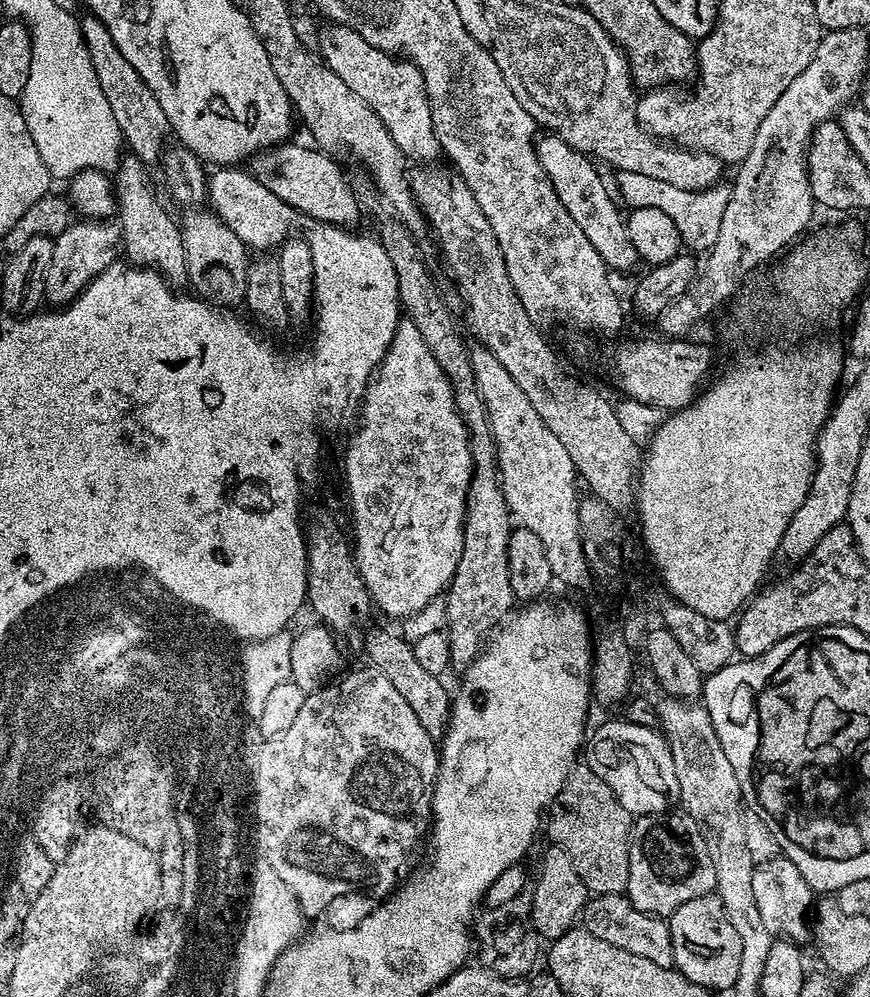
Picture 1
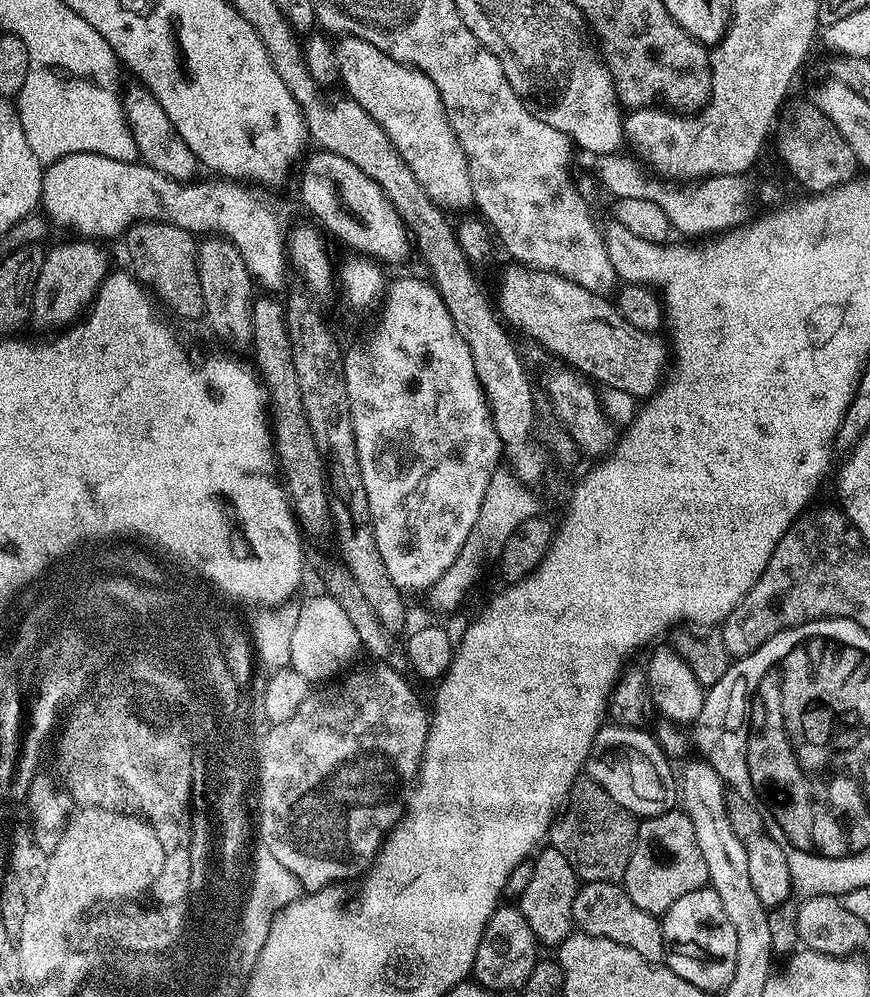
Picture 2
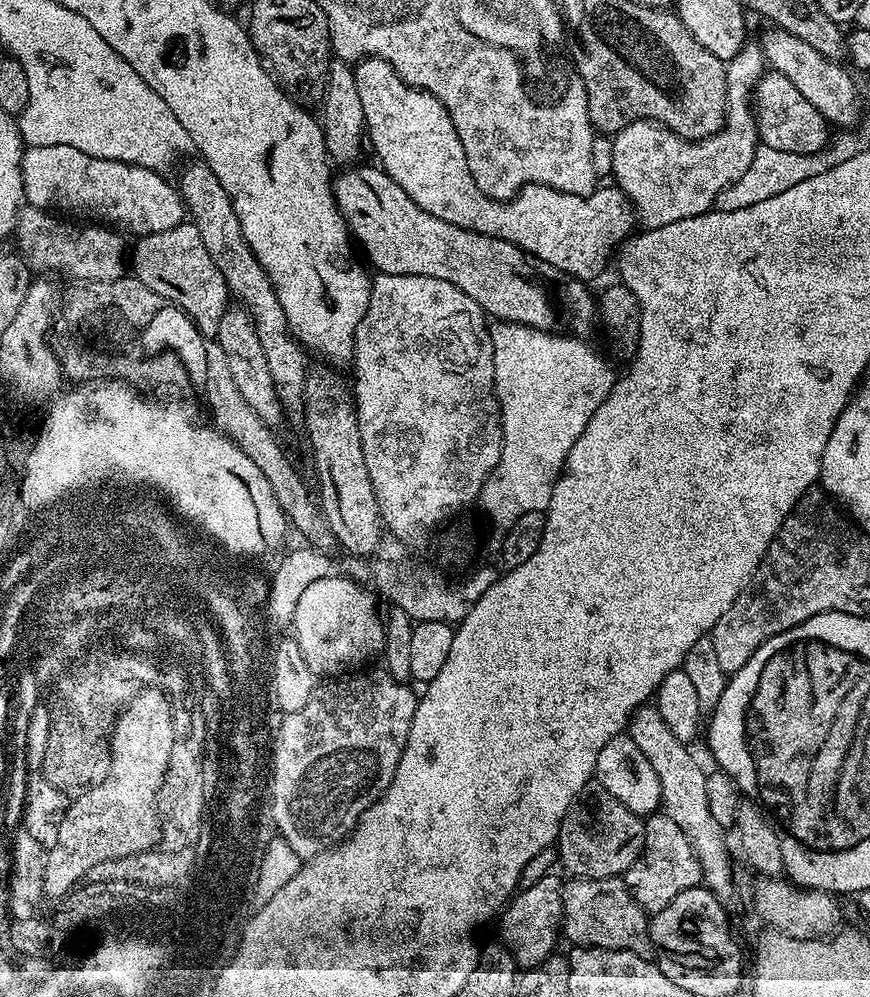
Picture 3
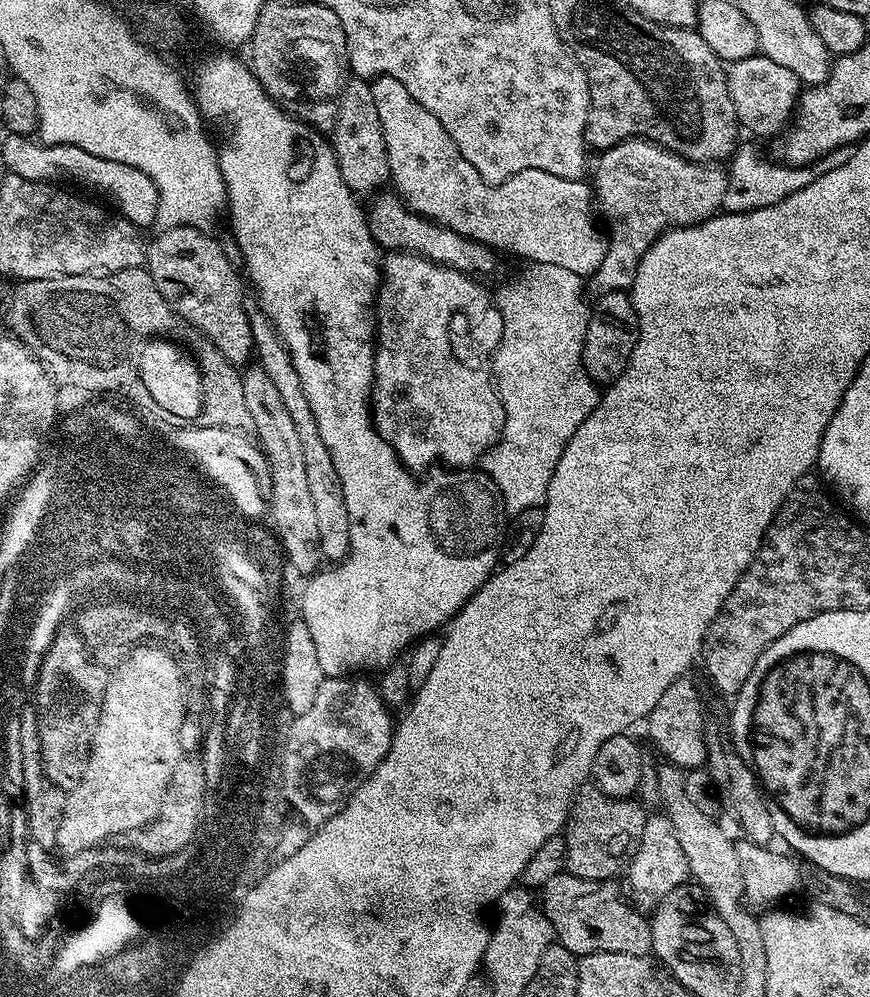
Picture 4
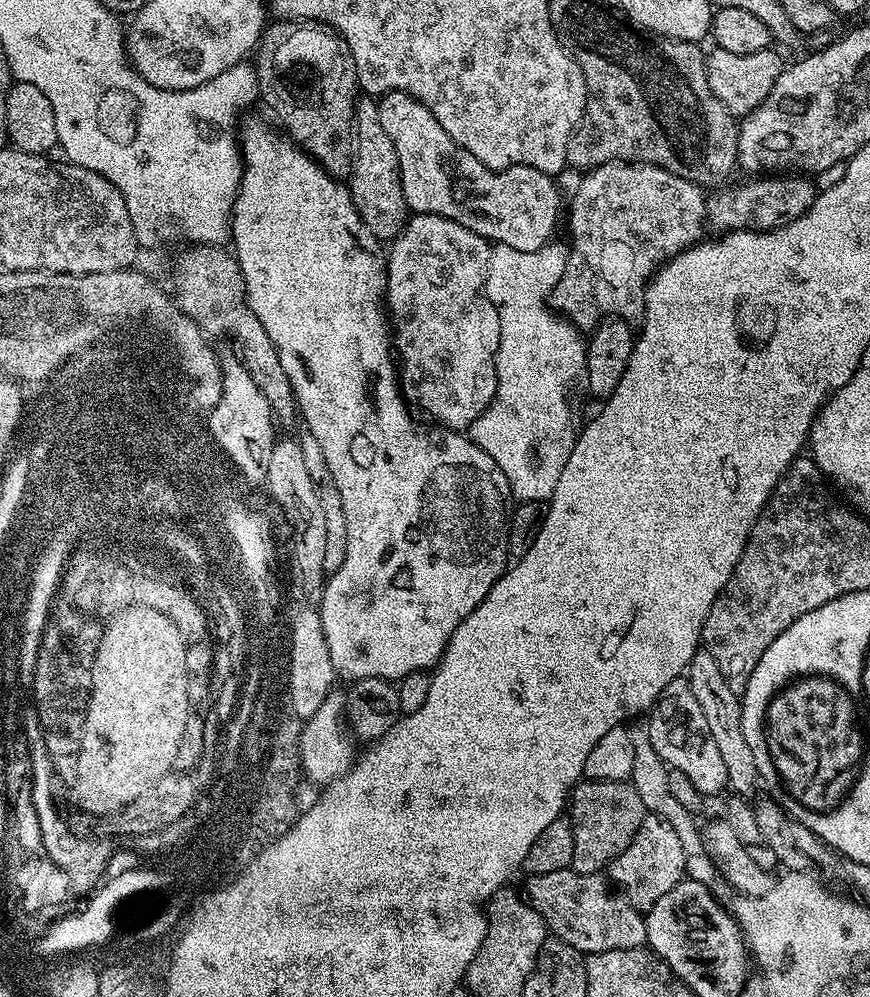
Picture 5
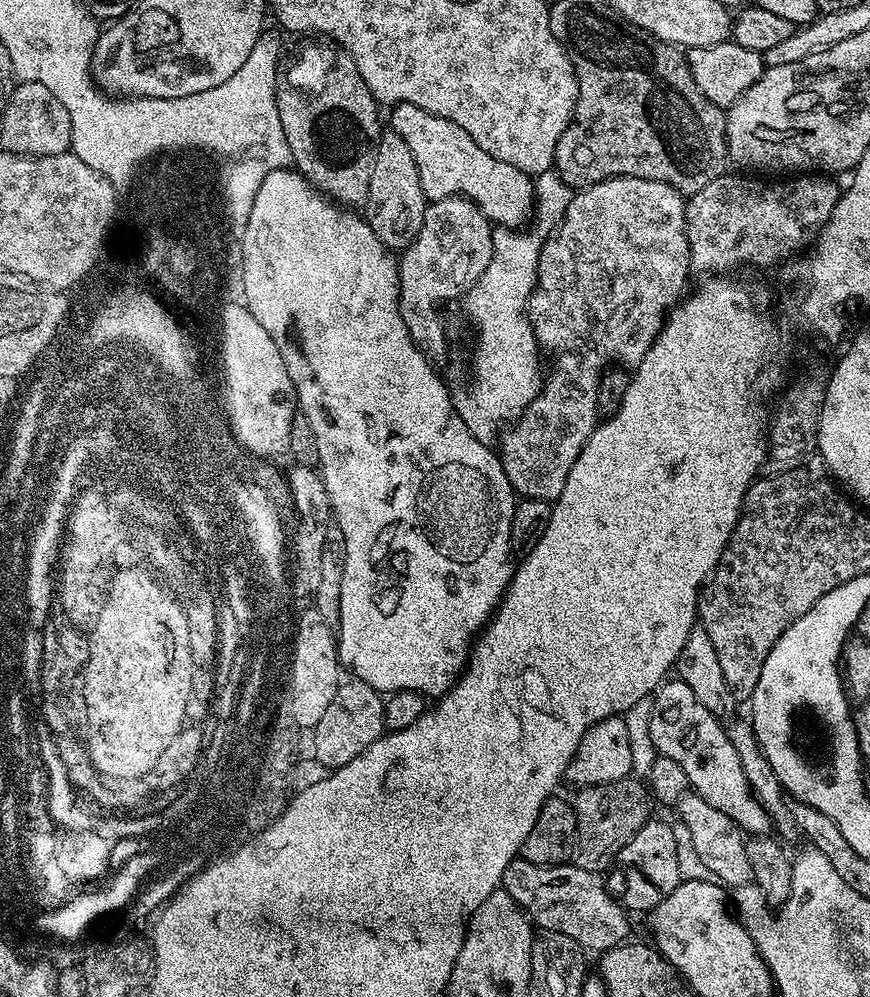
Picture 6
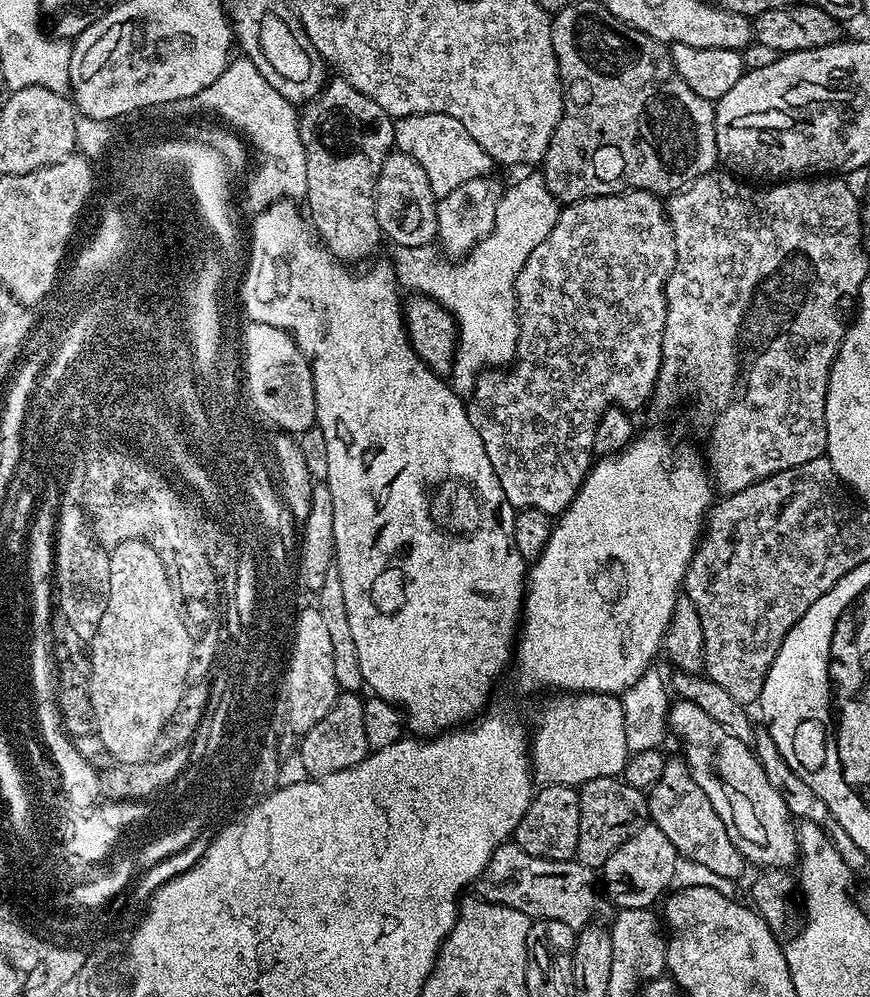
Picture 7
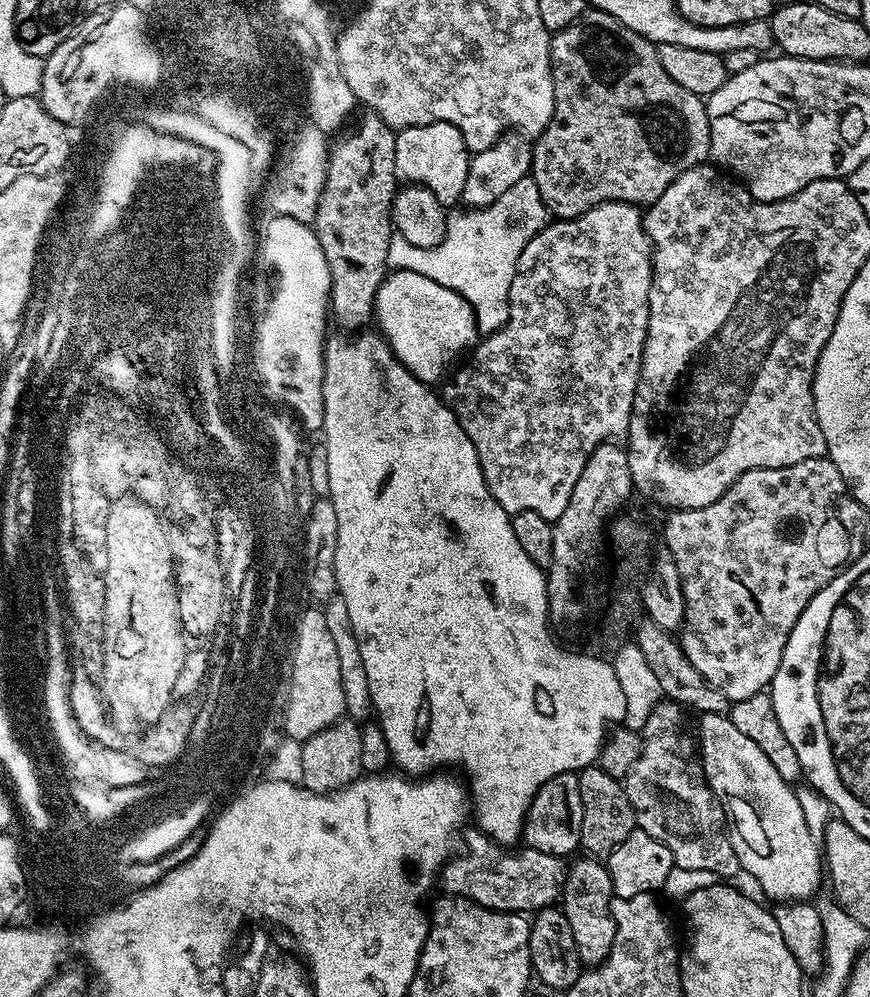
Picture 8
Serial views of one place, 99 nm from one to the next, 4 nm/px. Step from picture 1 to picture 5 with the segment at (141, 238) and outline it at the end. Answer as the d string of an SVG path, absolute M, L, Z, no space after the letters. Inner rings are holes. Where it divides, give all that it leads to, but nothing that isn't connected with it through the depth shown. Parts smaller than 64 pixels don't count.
M193 245L183 248L185 249L174 260L172 272L175 303L184 314L195 320L205 335L212 338L228 336L236 340L241 347L242 362L248 372L246 374L266 398L277 425L280 424L286 430L292 429L296 424L298 426L300 415L296 396L275 346L249 308L245 280L235 255L219 245Z

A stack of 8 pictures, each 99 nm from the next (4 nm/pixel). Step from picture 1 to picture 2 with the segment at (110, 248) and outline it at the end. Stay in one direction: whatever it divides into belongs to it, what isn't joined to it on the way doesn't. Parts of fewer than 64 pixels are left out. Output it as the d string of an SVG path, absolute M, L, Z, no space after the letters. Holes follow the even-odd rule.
M87 238L73 239L69 244L60 244L44 252L44 261L32 291L31 327L67 329L81 315L79 312L83 308L85 311L86 306L95 300L110 271L108 256L99 248L99 243Z

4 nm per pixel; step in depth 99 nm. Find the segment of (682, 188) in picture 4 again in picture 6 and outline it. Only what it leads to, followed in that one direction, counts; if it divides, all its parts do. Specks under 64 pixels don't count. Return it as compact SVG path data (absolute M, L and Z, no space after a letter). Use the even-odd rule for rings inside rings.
M615 176L609 180L598 182L589 188L579 189L573 195L560 227L544 241L538 258L535 287L533 287L532 294L528 298L528 321L532 324L532 329L536 335L536 343L540 345L541 353L548 355L549 352L552 355L552 369L549 372L547 369L542 380L542 387L539 394L534 398L534 402L530 402L530 406L523 412L520 419L507 429L509 432L504 437L502 437L503 435L499 437L499 440L501 440L498 455L504 467L506 478L517 497L554 502L562 494L562 486L566 486L570 466L574 466L578 454L582 454L582 446L586 446L590 434L598 423L596 391L600 385L600 376L609 366L635 366L639 364L640 359L650 350L650 346L656 343L656 335L664 327L664 321L670 309L681 299L682 293L685 291L685 289L683 290L684 283L687 282L688 276L690 277L689 258L686 197L683 192L679 192L674 186L670 186L666 182L654 182L650 178Z

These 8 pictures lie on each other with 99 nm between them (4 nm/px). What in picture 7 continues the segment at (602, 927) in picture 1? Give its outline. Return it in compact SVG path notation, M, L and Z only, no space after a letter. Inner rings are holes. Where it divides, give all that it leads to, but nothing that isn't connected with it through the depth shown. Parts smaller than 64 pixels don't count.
M505 842L496 847L492 861L484 867L484 874L476 881L474 891L481 900L522 910L522 914L533 920L566 922L566 926L577 930L593 923L600 908L598 876L593 869L575 858L547 860L531 856L515 842Z

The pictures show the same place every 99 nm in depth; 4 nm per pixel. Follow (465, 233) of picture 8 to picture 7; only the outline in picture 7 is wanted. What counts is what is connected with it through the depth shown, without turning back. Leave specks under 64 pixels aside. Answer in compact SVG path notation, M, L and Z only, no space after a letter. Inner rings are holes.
M532 170L529 176L521 178L517 184L512 184L503 189L500 193L500 201L498 202L498 210L494 214L494 226L490 230L486 238L482 238L477 244L474 245L471 252L467 256L457 259L455 262L450 260L439 260L436 258L435 250L431 245L424 245L422 247L406 247L401 244L392 244L390 250L392 250L392 256L390 255L390 263L395 270L395 276L397 285L404 290L410 289L410 292L416 294L423 294L429 296L431 300L436 300L442 305L443 308L447 308L452 313L454 319L456 319L456 327L458 329L458 339L456 341L456 361L452 364L452 375L450 377L450 383L453 390L461 396L461 398L467 397L471 393L473 386L476 384L476 379L480 377L481 372L487 372L489 370L500 370L505 366L511 365L512 361L516 359L516 343L518 342L518 330L520 329L520 319L516 313L516 279L518 274L522 270L522 266L526 266L526 258L530 258L530 254L534 251L534 246L539 246L542 243L542 238L546 238L546 234L550 234L550 230L554 230L554 222L558 222L560 217L560 209L562 207L559 200L554 198L554 194L550 194L550 190L546 190L546 182L543 175L539 171Z

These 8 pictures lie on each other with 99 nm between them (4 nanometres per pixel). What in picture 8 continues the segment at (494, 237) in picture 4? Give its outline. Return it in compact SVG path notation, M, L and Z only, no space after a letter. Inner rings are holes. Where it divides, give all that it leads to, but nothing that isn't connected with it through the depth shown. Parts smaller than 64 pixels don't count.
M430 122L422 126L401 128L396 132L394 142L394 166L397 177L408 184L420 184L438 202L452 206L464 194L466 174L470 153L458 126L450 126L450 122Z

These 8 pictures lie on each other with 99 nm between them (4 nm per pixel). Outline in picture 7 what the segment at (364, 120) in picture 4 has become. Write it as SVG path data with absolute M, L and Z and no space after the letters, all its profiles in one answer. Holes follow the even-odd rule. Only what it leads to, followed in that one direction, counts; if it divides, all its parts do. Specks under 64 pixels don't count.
M399 150L389 152L378 174L374 202L374 214L378 214L381 237L392 244L401 244L406 247L431 245L437 239L437 199L438 197L430 190L426 170L422 170L422 166L418 166L414 158L410 158L405 152Z

